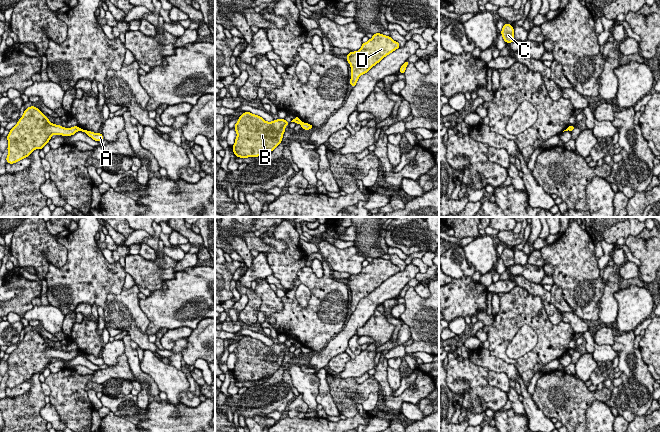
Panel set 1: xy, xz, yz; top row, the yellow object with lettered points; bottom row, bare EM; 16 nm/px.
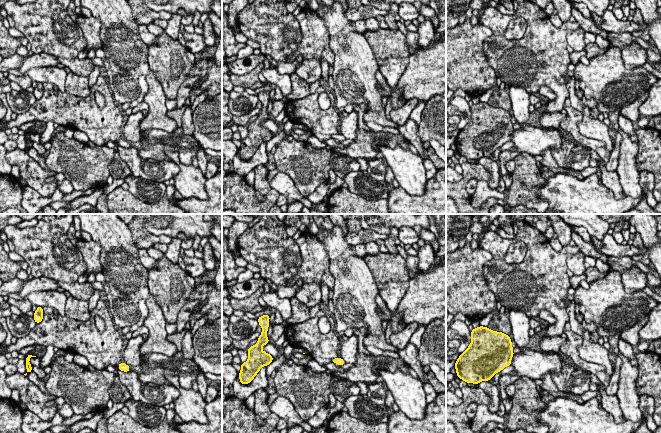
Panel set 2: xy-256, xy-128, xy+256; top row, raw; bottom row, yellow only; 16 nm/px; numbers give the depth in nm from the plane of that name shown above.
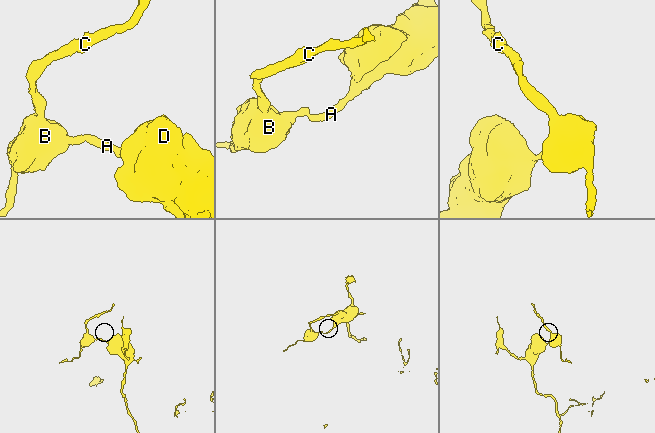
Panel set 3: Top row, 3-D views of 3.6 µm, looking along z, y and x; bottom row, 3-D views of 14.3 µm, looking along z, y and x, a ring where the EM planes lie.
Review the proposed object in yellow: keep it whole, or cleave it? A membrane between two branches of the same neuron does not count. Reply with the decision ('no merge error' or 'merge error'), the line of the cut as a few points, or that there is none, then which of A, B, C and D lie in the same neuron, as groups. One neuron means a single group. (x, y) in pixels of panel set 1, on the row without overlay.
merge error; cut in xy along (77, 351), (79, 353); A D / B C

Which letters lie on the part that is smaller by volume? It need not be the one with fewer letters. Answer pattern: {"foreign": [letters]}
{"foreign": ["B", "C"]}

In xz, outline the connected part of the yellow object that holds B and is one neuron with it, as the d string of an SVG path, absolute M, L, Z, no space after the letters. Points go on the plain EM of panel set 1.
M244 336L234 350L237 357L232 370L235 380L244 383L272 376L282 366L287 349L289 346L285 343L267 346L258 339Z

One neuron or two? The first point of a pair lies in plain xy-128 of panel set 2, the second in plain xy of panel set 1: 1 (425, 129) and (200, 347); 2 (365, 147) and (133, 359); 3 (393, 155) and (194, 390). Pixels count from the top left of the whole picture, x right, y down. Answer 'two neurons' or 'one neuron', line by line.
1: one neuron
2: two neurons
3: two neurons

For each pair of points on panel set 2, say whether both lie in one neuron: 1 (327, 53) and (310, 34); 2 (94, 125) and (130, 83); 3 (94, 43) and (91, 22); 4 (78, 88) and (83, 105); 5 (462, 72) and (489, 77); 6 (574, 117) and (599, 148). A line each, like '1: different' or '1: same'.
1: same
2: different
3: same
4: different
5: same
6: same

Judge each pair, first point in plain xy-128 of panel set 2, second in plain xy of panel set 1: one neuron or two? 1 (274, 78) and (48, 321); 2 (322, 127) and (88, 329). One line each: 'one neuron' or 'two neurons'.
1: one neuron
2: one neuron

